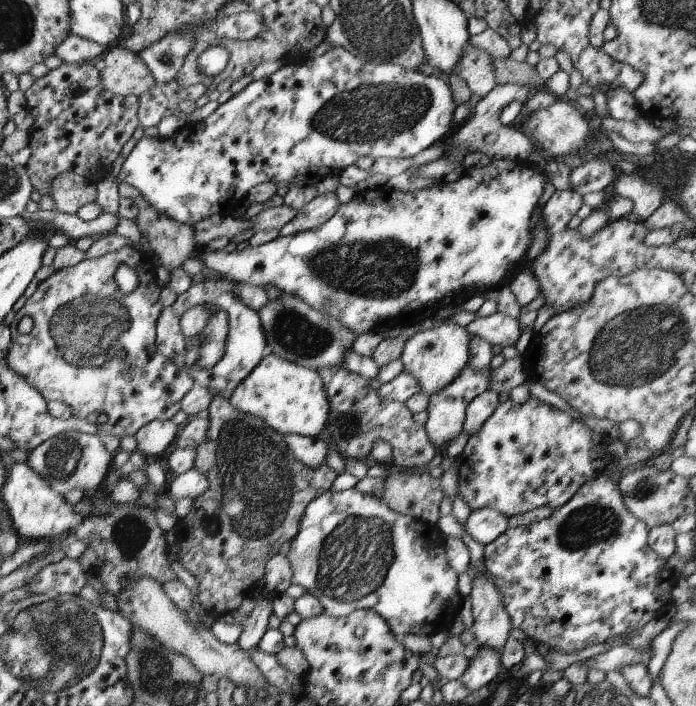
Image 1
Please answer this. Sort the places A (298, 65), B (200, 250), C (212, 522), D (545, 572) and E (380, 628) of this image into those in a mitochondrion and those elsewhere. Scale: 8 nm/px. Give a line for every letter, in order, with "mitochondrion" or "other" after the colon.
A: other
B: other
C: mitochondrion
D: other
E: other

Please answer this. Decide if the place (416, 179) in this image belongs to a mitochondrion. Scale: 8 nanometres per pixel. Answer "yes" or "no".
yes

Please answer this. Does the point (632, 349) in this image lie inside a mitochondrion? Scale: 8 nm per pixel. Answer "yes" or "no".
yes

